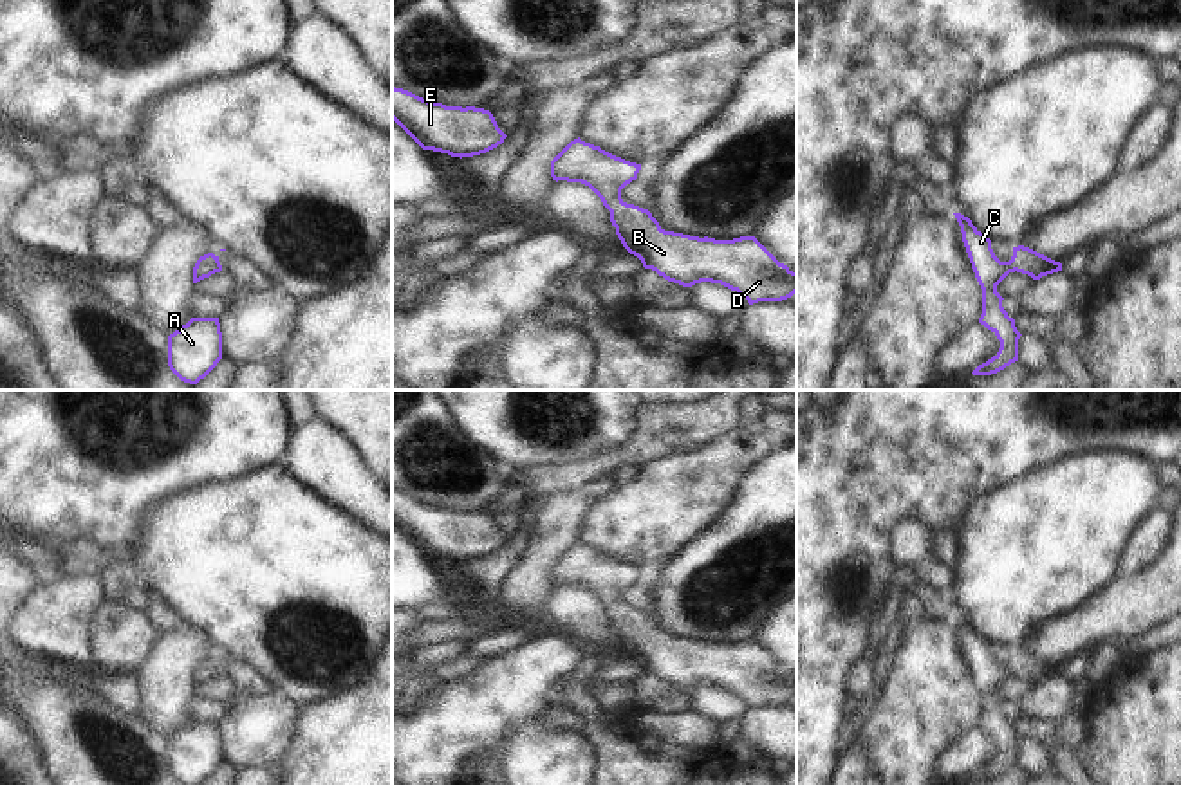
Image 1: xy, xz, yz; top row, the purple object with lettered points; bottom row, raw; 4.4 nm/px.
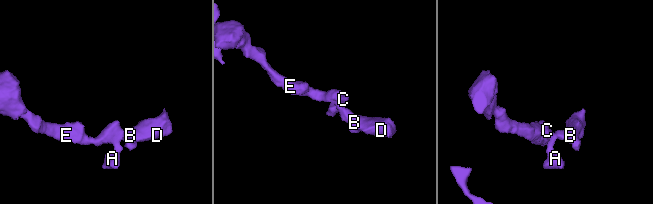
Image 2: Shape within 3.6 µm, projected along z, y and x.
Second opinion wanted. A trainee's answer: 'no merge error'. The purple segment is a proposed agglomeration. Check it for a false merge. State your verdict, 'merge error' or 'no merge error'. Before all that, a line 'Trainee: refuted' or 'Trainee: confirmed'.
Trainee: confirmed
no merge error

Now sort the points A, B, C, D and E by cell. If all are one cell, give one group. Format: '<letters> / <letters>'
A B C D E

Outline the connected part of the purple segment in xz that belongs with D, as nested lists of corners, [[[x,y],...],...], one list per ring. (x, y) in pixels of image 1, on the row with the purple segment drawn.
[[[580,137],[551,161],[553,180],[589,186],[610,211],[623,247],[665,280],[683,287],[721,283],[737,291],[749,305],[782,301],[796,292],[796,272],[780,263],[755,236],[715,240],[665,231],[648,209],[627,204],[621,189],[637,179],[639,170],[641,164]]]

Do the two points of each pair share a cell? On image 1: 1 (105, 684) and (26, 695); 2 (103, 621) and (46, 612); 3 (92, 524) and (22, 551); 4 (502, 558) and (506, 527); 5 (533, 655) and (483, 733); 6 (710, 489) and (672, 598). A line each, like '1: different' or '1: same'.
1: different
2: different
3: different
4: different
5: same
6: different

